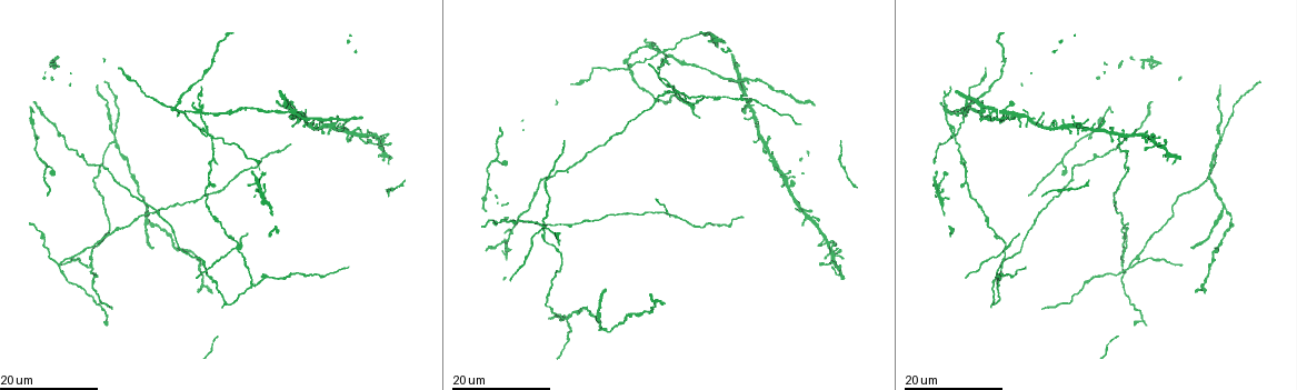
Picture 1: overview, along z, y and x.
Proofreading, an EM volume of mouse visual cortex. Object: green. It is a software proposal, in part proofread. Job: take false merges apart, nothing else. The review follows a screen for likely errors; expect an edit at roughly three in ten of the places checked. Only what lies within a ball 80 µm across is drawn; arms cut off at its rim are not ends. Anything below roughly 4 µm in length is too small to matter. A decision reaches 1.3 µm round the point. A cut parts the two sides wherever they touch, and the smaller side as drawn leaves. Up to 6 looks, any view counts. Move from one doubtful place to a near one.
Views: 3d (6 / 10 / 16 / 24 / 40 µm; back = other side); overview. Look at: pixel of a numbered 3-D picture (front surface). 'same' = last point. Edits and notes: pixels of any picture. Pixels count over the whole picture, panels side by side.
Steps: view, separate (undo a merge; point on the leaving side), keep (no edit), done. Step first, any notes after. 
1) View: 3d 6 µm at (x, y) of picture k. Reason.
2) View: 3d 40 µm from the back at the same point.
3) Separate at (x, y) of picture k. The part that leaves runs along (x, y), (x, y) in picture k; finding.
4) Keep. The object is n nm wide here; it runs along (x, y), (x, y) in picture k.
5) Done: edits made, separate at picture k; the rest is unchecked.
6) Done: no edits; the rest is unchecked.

View: 3d 24 µm at (291, 108) of picture 1. Three arms meet.

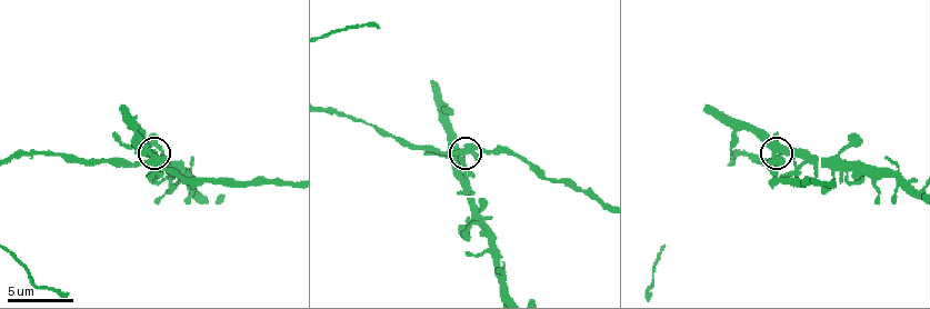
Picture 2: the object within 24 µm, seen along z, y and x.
View: 3d 6 µm at (151, 153) of picture 2.

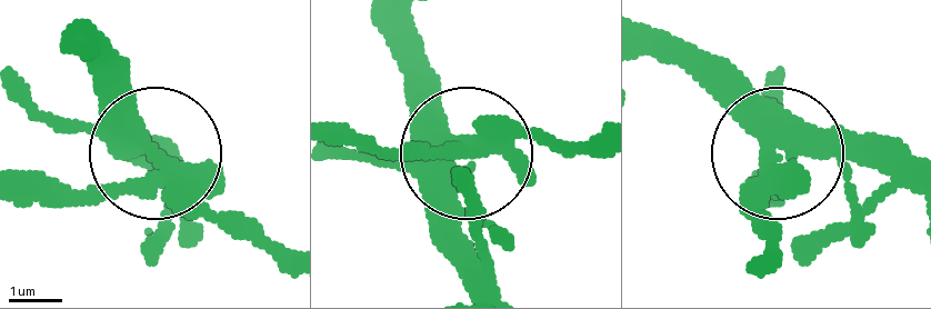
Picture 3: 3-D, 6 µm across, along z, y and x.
Separate at (234, 231) of picture 3. The object is 380 nm wide here; the part that leaves runs along (173, 175), (19, 188) in picture 3; two neurons meet here.

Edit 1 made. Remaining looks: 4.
View: 3d 16 µm at (93, 266) of picture 1. Branch point.

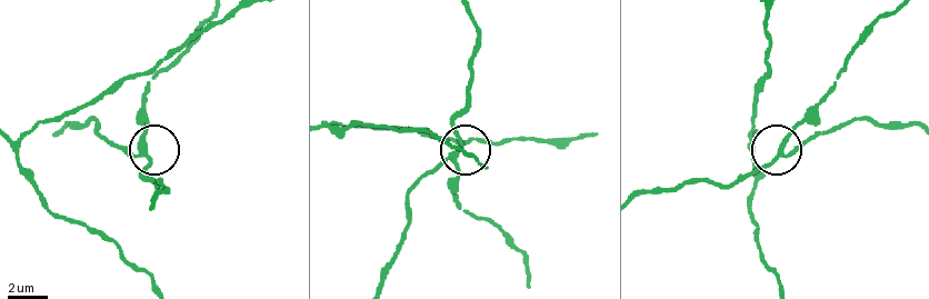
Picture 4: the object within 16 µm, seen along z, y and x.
View: 3d 10 µm at (144, 155) of picture 4.

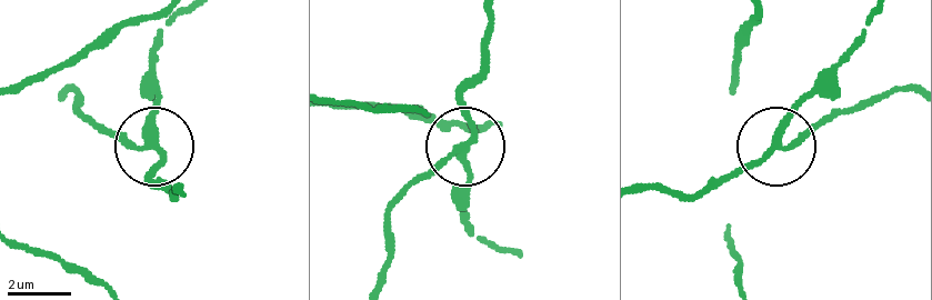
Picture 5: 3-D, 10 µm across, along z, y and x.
Keep. Continuous, no second neuron.

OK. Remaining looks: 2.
View: 3d 16 µm at (1219, 143) of picture 1.

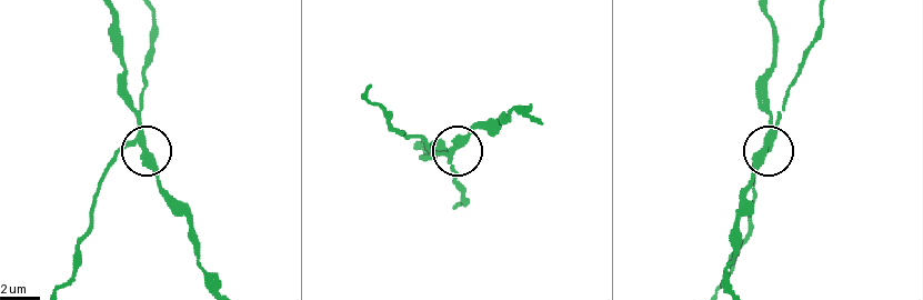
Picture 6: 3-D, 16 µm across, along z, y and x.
View: 3d 6 µm at (452, 150) of picture 6.

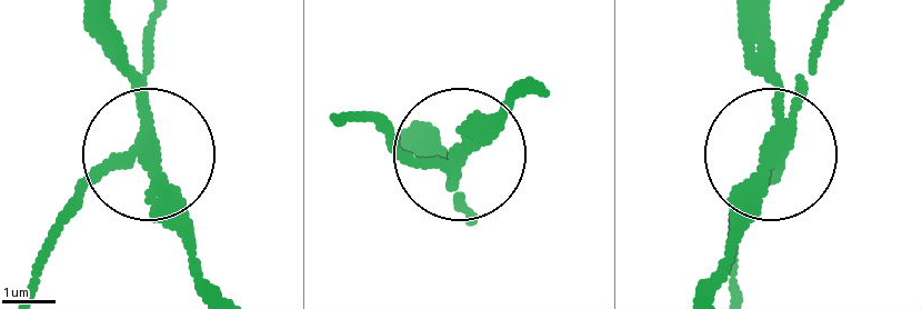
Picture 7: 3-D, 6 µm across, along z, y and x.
Separate at (166, 207) of picture 7. The side arm is 62 µm long; the part that leaves runs along (142, 136), (199, 290) in picture 7; two neurons meet here.

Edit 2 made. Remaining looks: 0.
Done: edits made, separate at picture 3, separate at picture 7; the rest is unchecked.

